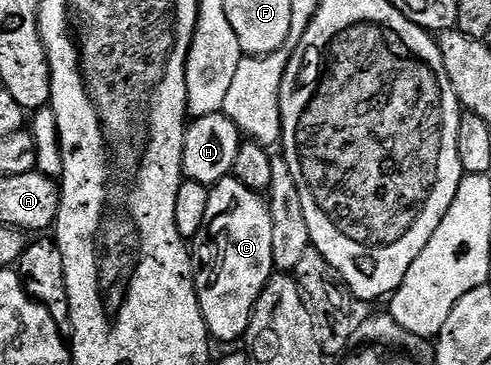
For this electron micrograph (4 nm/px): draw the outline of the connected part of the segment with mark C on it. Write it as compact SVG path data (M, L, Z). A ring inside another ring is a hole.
M227 178L210 188L203 229L214 235L218 269L198 289L206 329L218 340L245 337L256 302L276 269L272 258L272 218L267 201L239 180Z

